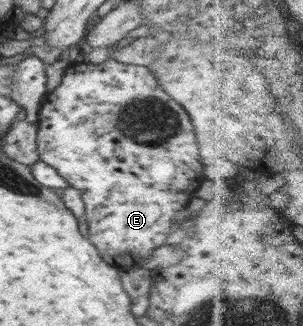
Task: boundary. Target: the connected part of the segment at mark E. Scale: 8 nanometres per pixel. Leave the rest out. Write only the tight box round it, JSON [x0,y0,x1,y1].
[37,58,215,270]

